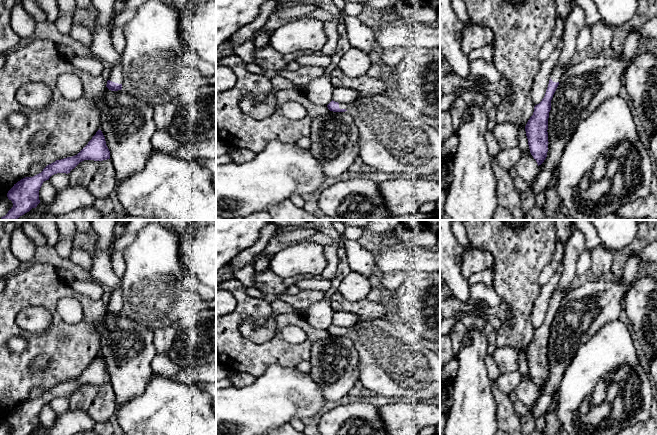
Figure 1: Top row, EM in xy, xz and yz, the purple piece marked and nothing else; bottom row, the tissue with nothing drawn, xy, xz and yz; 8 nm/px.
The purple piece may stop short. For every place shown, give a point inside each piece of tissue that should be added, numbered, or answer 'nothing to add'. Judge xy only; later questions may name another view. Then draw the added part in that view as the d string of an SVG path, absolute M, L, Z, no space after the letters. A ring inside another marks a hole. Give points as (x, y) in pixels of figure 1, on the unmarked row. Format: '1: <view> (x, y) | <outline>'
1: xy (116, 299) | M122 288L111 291L109 304L118 308L123 308Z

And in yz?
1: yz (576, 243) | M571 220L571 235L564 245L563 270L558 286L551 297L551 304L553 306L560 306L562 299L572 290L571 284L576 276L577 259L580 253L585 250L585 236L573 220Z

